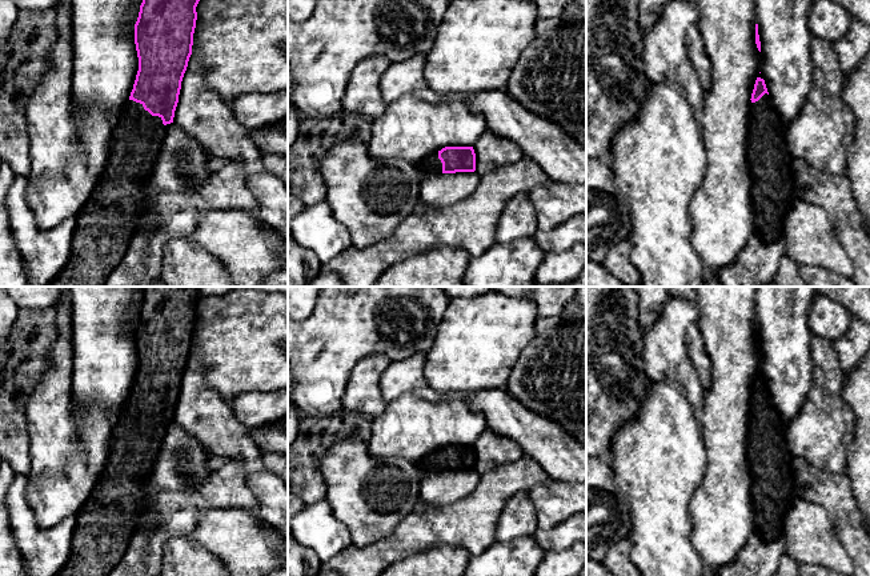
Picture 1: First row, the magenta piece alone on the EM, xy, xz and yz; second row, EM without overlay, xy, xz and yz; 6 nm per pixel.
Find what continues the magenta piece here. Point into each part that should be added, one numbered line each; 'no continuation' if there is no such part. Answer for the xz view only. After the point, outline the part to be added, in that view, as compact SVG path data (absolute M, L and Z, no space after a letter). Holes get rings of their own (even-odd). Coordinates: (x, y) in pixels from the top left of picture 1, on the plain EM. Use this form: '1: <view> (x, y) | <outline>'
1: xz (431, 463) | M438 449L426 455L421 463L418 464L422 473L441 473L442 472L442 461L438 457Z

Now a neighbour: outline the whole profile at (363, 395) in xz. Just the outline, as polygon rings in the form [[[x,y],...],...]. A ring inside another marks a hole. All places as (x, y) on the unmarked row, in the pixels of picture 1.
[[[370,355],[357,361],[341,400],[342,411],[369,417],[382,413],[388,403],[381,396],[380,380],[390,363],[384,355]]]

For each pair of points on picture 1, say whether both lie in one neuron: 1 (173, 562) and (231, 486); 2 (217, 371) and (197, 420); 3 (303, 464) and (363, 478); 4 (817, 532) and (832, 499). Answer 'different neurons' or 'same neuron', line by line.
1: different neurons
2: different neurons
3: different neurons
4: different neurons

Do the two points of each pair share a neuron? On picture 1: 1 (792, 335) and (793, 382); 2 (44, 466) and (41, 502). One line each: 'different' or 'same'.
1: same
2: same

